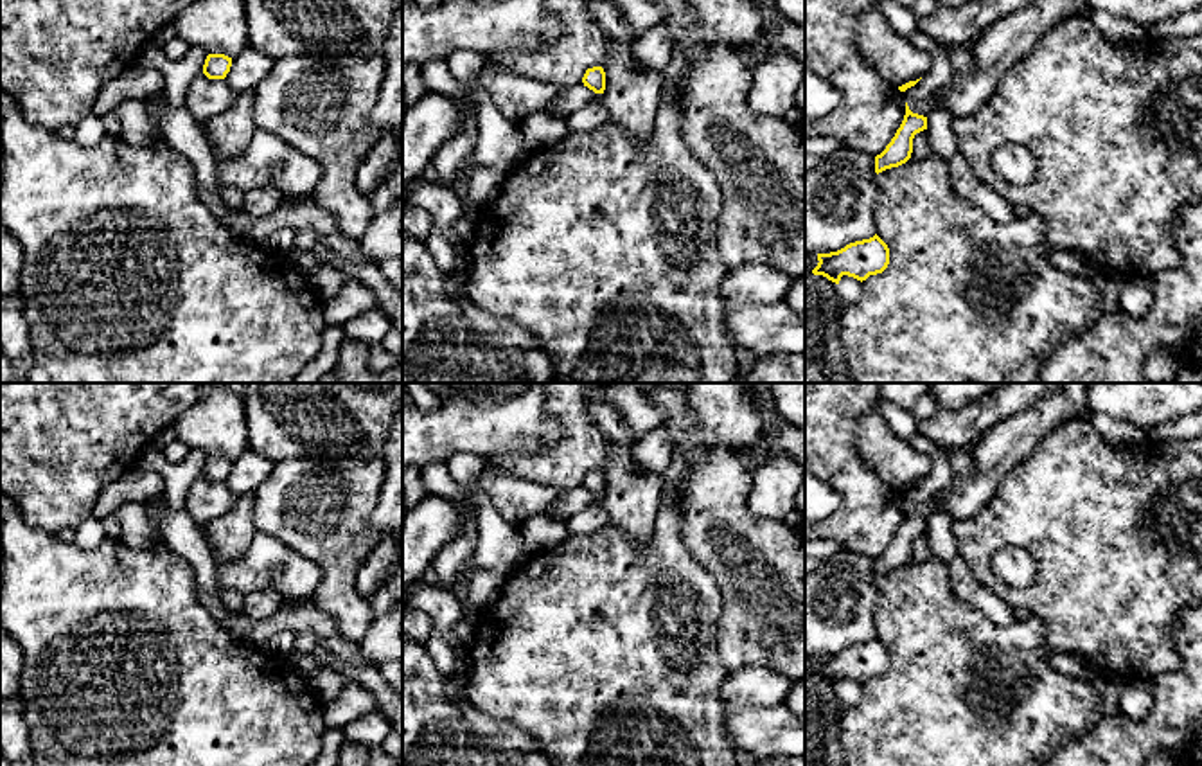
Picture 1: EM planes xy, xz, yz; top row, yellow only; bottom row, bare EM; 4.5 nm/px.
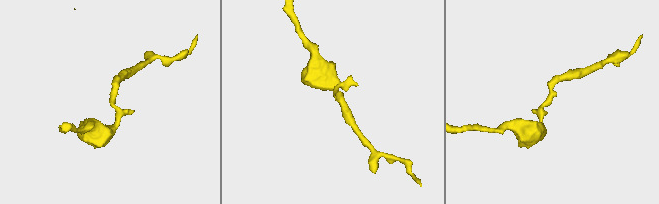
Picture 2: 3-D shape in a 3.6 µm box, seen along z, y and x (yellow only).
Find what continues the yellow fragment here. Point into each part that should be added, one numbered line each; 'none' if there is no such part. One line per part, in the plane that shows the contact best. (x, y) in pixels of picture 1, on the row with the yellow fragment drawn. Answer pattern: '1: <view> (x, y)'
none

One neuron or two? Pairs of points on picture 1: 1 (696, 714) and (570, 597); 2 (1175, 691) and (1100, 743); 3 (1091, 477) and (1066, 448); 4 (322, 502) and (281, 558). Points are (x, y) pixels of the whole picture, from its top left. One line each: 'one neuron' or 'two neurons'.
1: one neuron
2: one neuron
3: one neuron
4: two neurons

